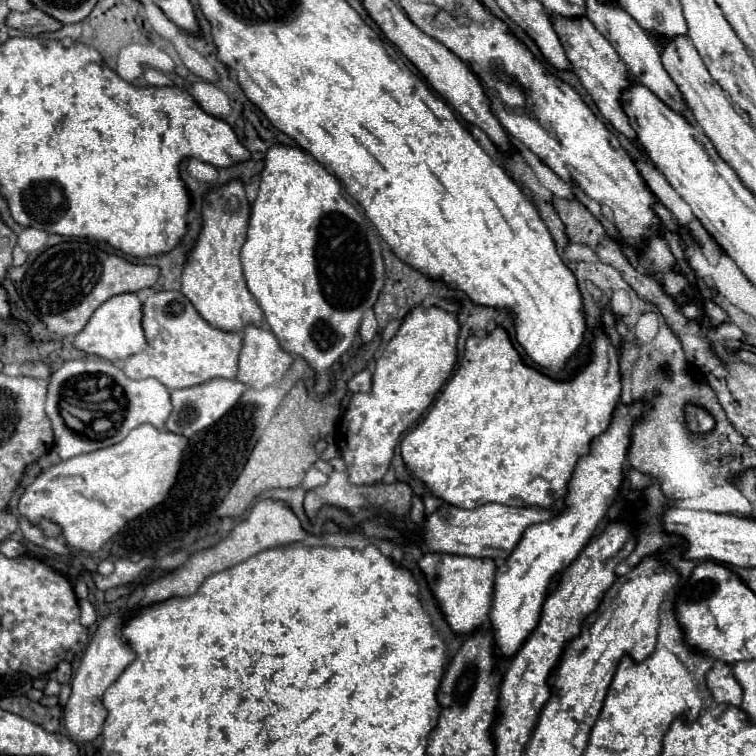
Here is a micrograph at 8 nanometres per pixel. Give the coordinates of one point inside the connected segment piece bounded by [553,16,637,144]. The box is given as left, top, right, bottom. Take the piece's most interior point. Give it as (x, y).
(601, 71)

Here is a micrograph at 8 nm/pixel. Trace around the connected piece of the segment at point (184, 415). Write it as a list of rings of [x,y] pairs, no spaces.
[[[215,378],[215,380],[209,380],[207,384],[199,384],[193,388],[173,390],[171,392],[173,412],[165,424],[165,430],[191,438],[193,434],[201,432],[203,428],[215,424],[229,408],[233,408],[233,404],[239,400],[243,390],[245,390],[245,384],[241,384],[239,380],[225,380],[225,378]]]

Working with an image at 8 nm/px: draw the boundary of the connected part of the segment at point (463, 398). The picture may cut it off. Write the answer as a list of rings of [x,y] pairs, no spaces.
[[[495,328],[489,336],[485,338],[477,338],[477,336],[469,336],[467,338],[467,346],[465,346],[465,356],[459,362],[459,368],[455,370],[453,378],[445,384],[443,392],[439,394],[437,402],[429,408],[427,416],[409,430],[409,434],[403,438],[401,442],[401,456],[403,462],[407,466],[407,470],[411,474],[415,474],[421,482],[425,482],[425,486],[433,492],[433,496],[459,506],[459,508],[477,508],[483,506],[487,502],[499,502],[505,506],[537,506],[537,508],[547,508],[553,502],[557,502],[559,498],[565,498],[567,494],[567,486],[569,480],[573,476],[573,468],[577,464],[579,458],[587,456],[587,452],[591,450],[591,440],[597,438],[599,434],[603,434],[613,418],[613,410],[619,404],[619,394],[621,394],[621,374],[619,374],[619,356],[617,350],[613,348],[613,344],[609,342],[607,334],[603,330],[595,330],[595,340],[591,342],[591,362],[589,366],[581,368],[581,372],[569,380],[569,382],[555,382],[543,374],[539,374],[537,370],[525,366],[521,362],[521,356],[517,354],[517,350],[513,348],[507,332],[503,328]]]

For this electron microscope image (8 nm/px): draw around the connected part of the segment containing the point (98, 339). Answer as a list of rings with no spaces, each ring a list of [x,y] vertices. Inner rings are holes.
[[[137,294],[113,296],[93,312],[87,326],[75,336],[73,346],[85,354],[93,354],[93,356],[99,356],[109,362],[125,360],[137,352],[141,352],[147,346],[147,340],[145,340],[145,334],[141,328],[141,318],[143,318],[141,300]]]

